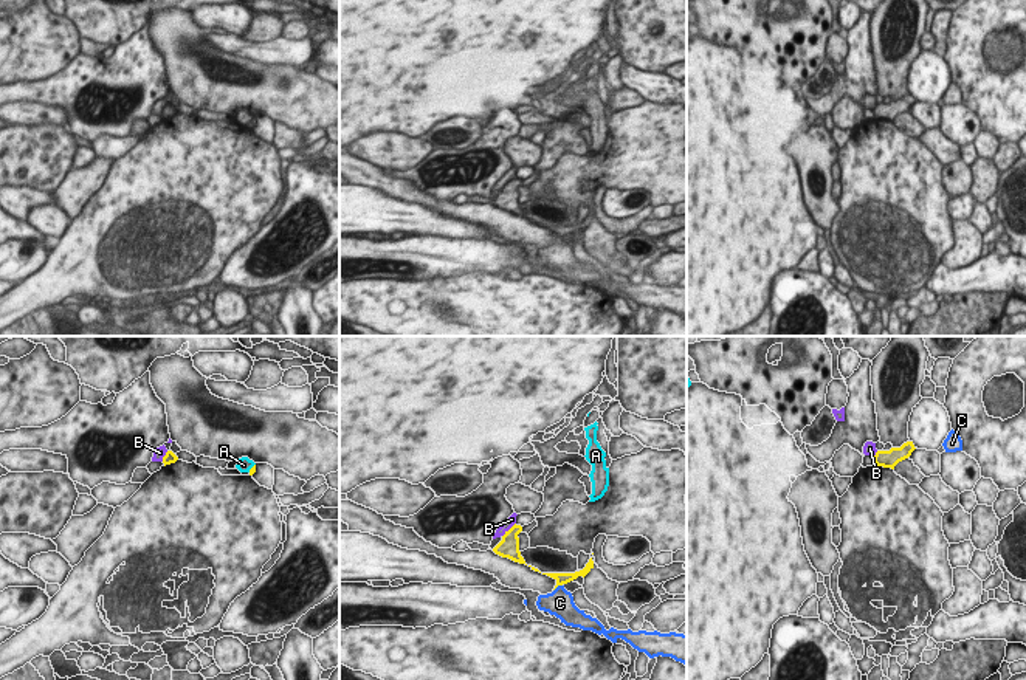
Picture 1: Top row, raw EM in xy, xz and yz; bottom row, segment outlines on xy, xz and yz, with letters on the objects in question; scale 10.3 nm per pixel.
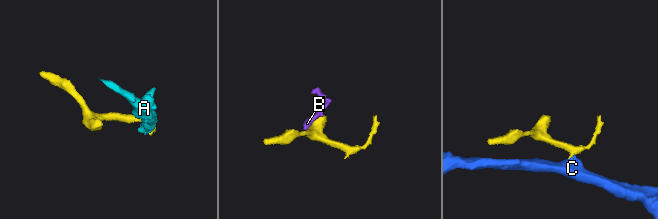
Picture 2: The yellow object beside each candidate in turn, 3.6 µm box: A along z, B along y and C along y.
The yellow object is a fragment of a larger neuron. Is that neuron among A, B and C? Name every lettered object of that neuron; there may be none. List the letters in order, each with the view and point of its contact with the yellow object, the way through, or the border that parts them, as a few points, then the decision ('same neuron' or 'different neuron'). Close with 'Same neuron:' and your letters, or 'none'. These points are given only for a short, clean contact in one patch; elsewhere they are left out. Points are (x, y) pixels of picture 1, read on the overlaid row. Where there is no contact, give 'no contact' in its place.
A: meets yellow in xy at (251, 468); border along xy (254, 463), (248, 471); different neuron
B: meets yellow in xz at (509, 530); border along xz (515, 522), (502, 536); different neuron
C: meets yellow in xz at (557, 586); runs through xz (561, 578), (557, 586), (560, 603); same neuron
Same neuron: C

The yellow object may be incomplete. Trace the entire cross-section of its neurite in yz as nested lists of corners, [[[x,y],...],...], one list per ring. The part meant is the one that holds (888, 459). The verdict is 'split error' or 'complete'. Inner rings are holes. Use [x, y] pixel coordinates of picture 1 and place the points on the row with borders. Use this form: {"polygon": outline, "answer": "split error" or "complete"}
{"polygon": [[[907,441],[900,448],[891,448],[890,451],[877,451],[874,455],[874,463],[877,466],[894,469],[894,466],[899,462],[908,458],[914,449],[916,448],[913,441]]], "answer": "complete"}

